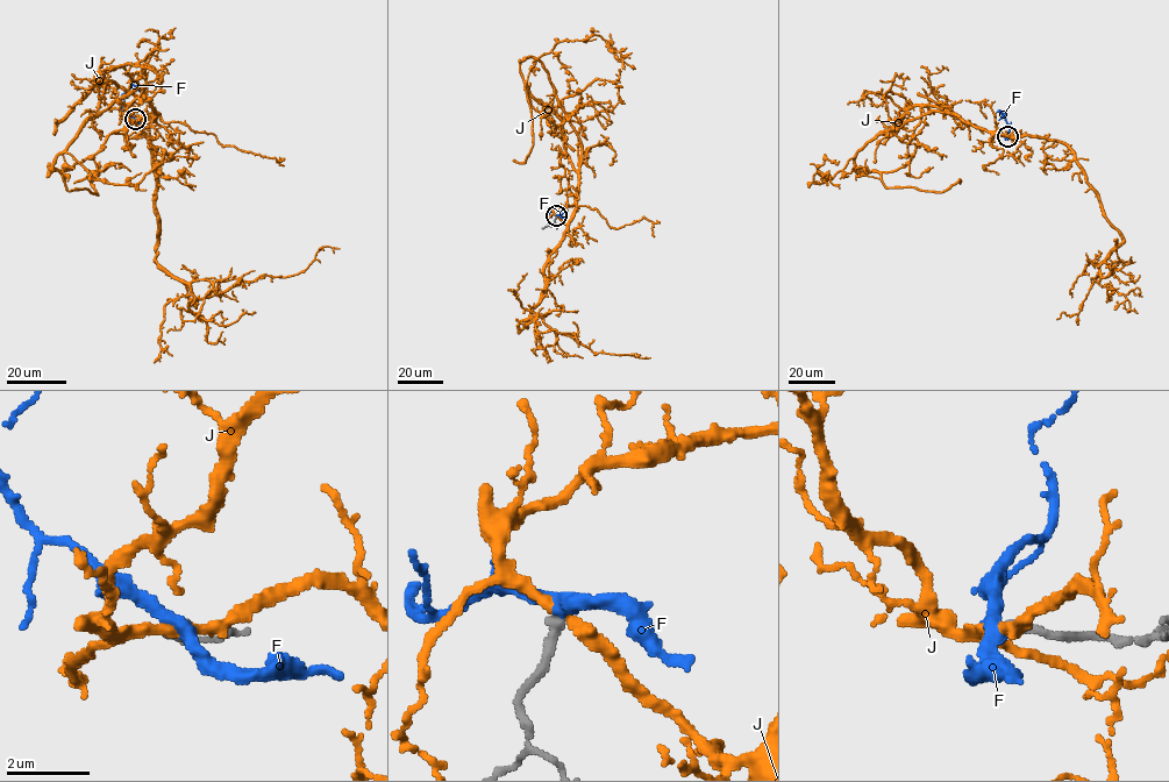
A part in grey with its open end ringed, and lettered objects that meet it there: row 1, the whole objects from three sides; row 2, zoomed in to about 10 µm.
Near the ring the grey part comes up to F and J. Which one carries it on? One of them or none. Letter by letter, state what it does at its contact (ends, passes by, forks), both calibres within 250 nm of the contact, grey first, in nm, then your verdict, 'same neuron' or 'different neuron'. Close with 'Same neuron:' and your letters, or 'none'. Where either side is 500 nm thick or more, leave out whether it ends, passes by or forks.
F: it passes by | 280/340 nm | same neuron
J: it passes by | 280/280 nm | different neuron
Same neuron: F

